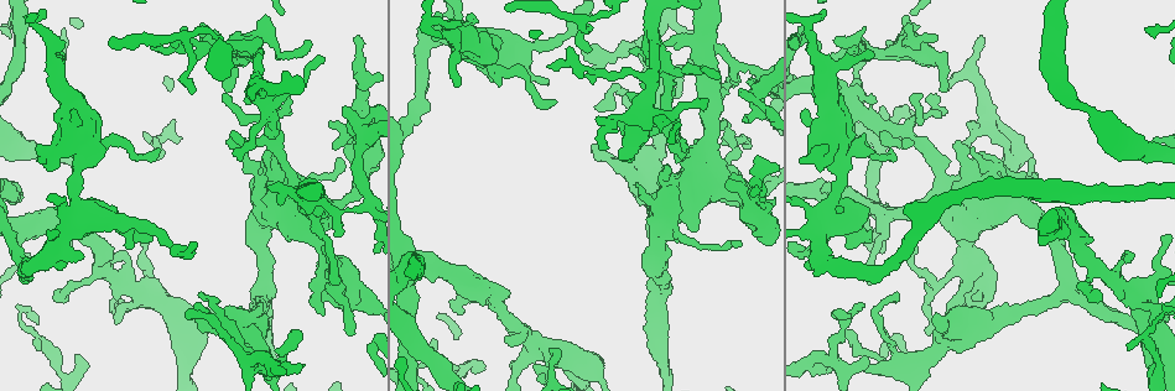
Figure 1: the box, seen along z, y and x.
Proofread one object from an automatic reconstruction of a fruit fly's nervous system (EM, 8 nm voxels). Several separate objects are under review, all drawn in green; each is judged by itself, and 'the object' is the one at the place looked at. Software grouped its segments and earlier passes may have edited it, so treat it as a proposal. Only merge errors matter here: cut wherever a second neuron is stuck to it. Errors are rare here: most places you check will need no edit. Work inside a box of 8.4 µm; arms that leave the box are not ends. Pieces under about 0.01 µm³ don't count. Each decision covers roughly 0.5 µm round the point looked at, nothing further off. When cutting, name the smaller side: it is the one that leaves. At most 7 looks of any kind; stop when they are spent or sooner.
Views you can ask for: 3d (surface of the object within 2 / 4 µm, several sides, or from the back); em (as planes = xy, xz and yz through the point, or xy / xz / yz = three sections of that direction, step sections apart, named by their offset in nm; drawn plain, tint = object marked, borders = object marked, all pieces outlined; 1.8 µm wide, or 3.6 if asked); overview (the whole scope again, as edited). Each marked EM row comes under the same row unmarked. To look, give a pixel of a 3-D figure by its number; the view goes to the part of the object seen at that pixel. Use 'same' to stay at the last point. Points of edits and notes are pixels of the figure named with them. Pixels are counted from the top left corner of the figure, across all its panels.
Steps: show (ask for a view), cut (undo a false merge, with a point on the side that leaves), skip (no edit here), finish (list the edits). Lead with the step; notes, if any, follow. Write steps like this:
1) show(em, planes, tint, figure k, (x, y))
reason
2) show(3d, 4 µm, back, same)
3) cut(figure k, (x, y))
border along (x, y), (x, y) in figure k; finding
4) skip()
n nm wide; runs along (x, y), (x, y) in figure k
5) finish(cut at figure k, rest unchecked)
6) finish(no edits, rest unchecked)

show(em, 3.6 µm, xy, step 8, tint, figure 1, (310, 202))
four arms meet

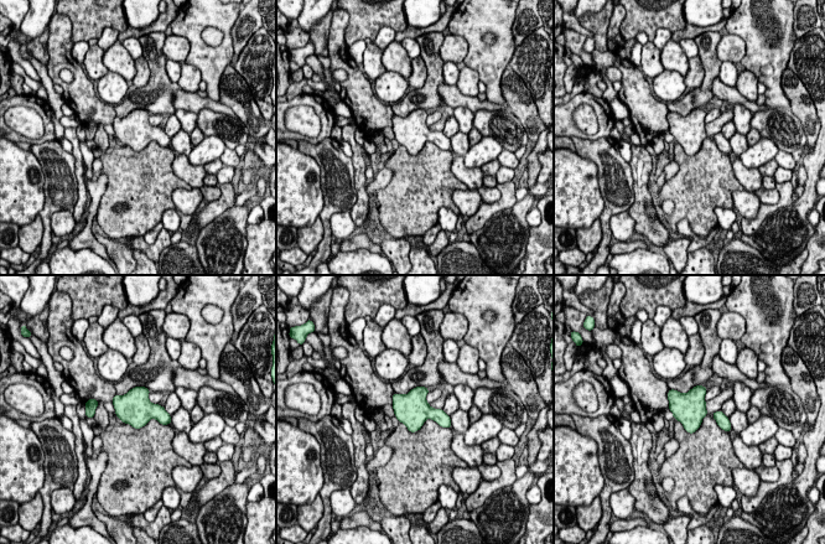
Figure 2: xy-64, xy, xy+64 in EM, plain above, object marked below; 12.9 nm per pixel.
show(em, 3.6 µm, planes, tint, same)

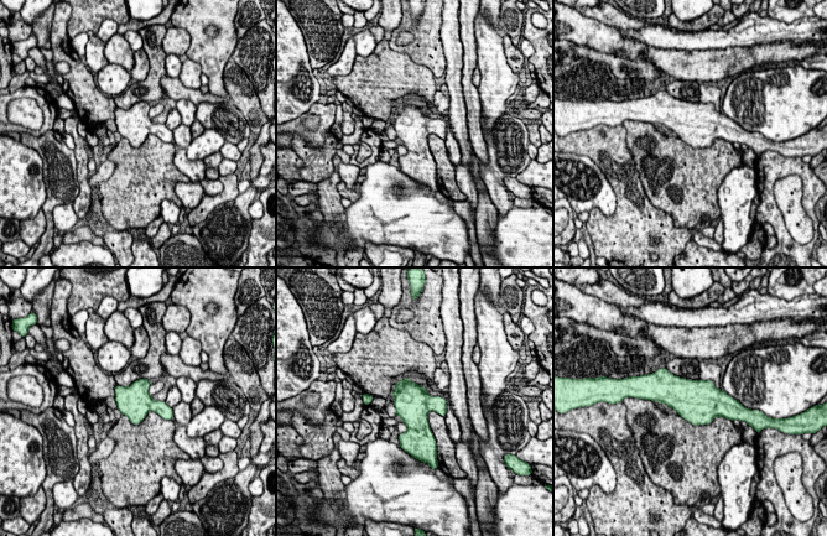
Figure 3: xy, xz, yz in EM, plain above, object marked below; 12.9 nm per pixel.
skip()
one neuron here

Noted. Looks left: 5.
show(em, 3.6 µm, planes, tint, figure 1, (666, 194))
sharp bend

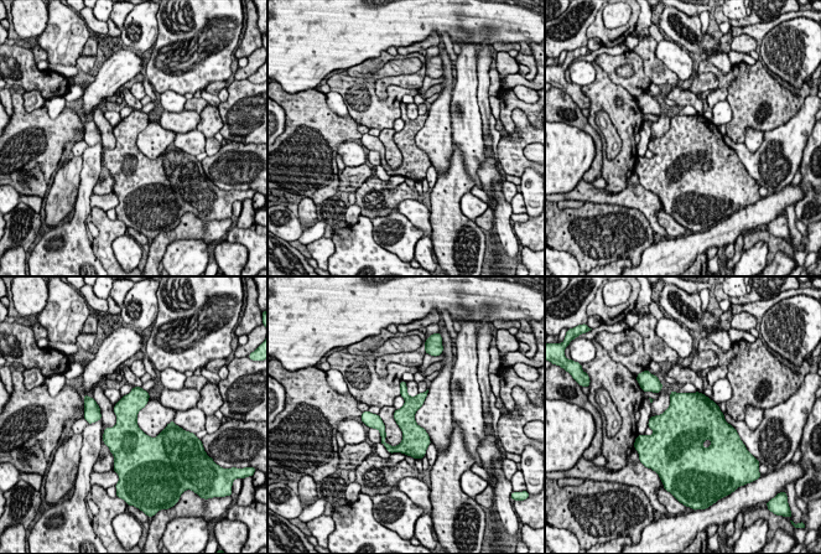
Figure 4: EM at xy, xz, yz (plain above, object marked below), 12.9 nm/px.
skip()
all the same neuron

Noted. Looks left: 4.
show(em, xz, step 4, tint, figure 1, (898, 46))
looks like a crossing

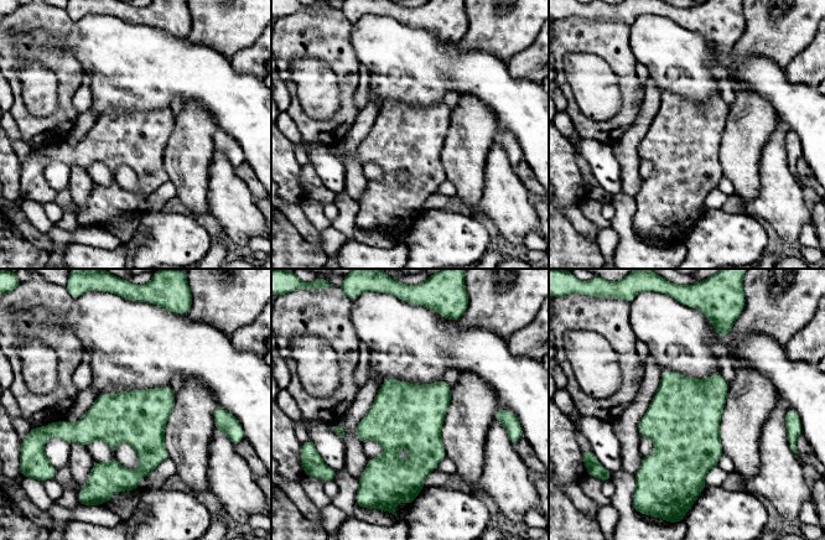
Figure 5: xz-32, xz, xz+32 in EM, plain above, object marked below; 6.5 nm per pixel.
show(em, planes, borders, same)

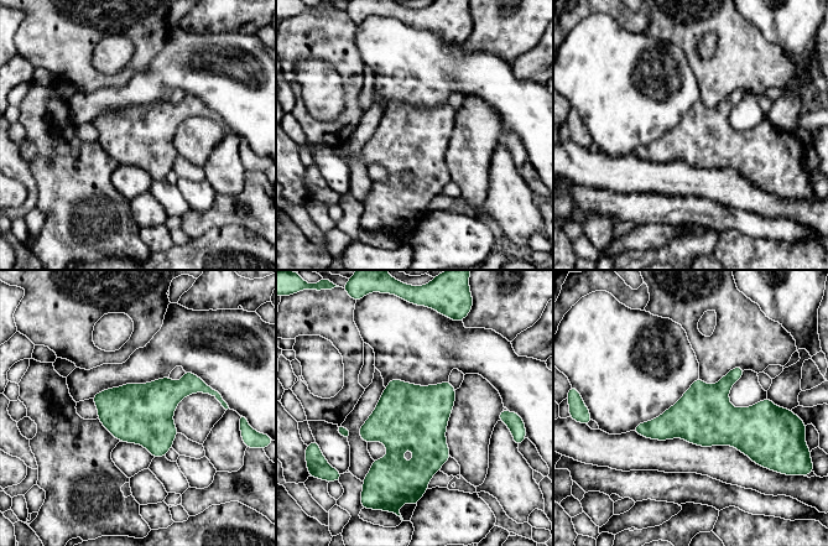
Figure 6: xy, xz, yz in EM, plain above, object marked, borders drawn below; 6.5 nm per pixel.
skip()
one neuron here

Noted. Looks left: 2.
finish(no edits, rest unchecked)

